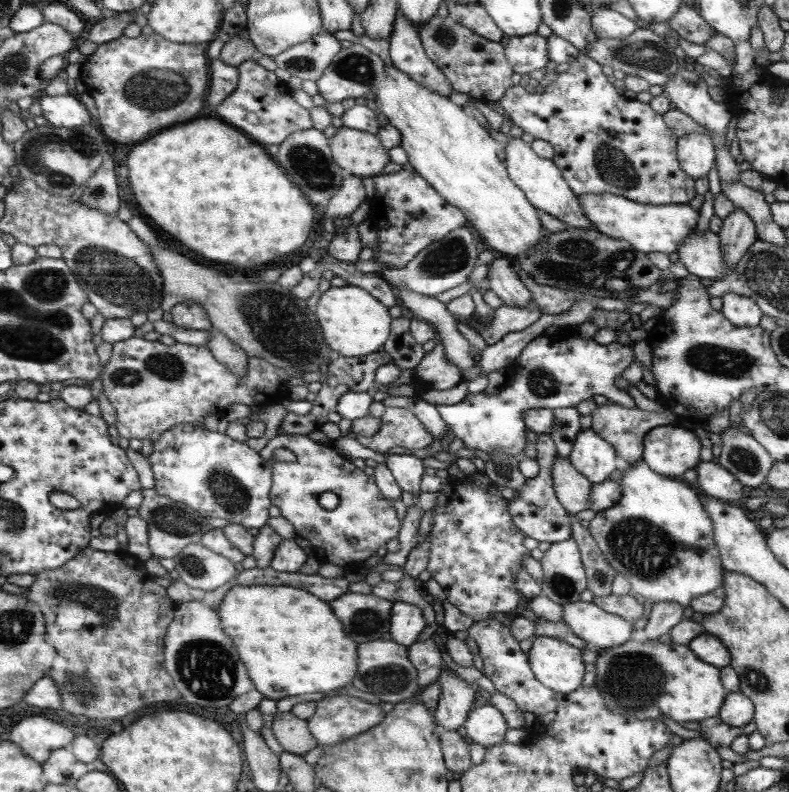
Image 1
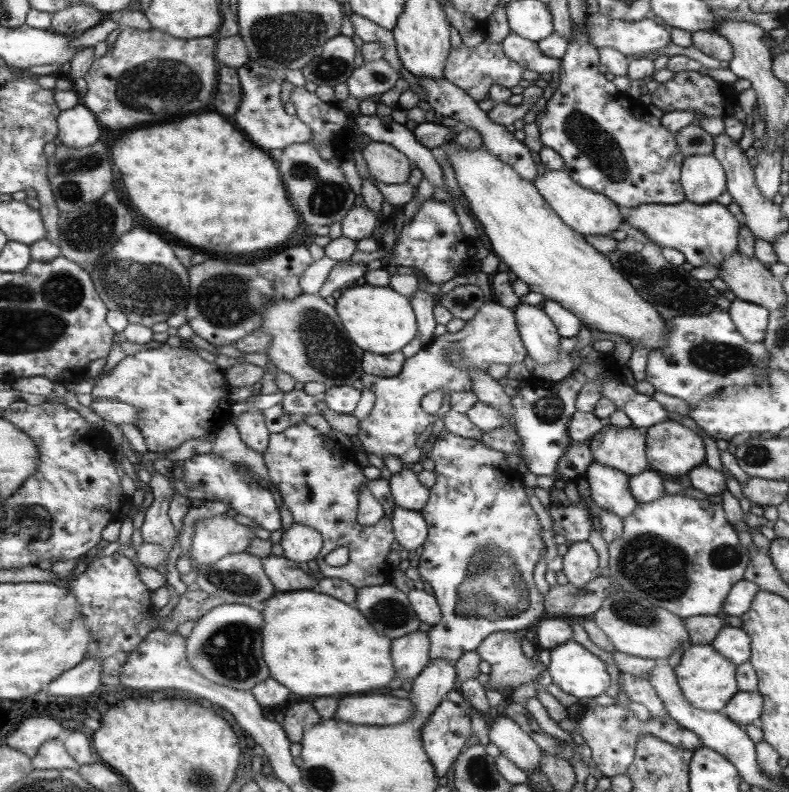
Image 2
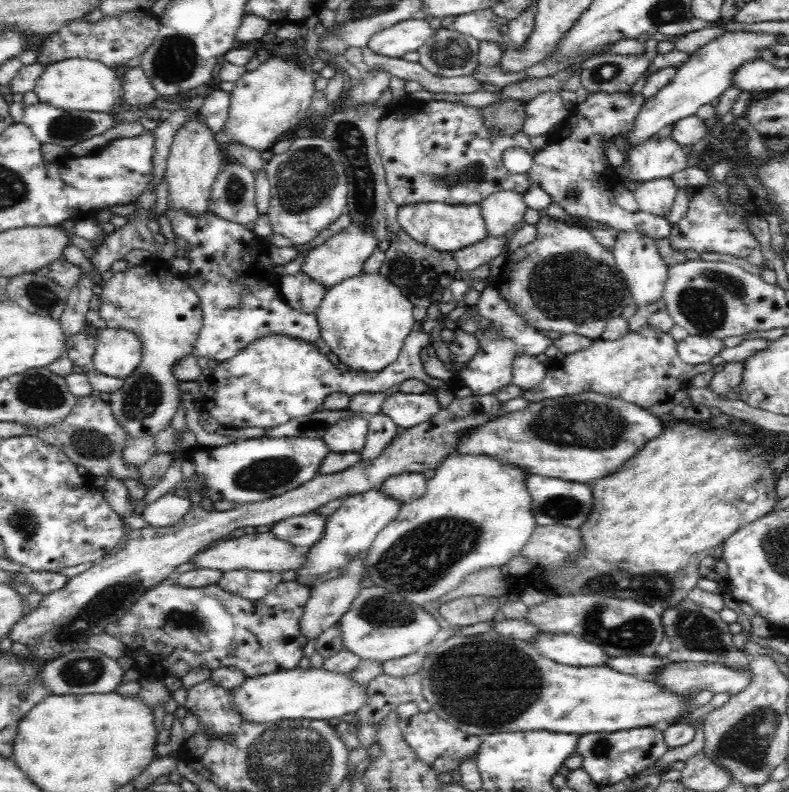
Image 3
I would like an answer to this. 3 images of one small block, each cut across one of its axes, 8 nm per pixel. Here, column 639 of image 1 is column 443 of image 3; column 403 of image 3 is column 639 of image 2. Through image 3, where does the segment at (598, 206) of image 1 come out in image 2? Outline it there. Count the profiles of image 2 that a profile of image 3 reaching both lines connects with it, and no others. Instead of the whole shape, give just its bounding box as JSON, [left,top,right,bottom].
[622,200,740,268]

